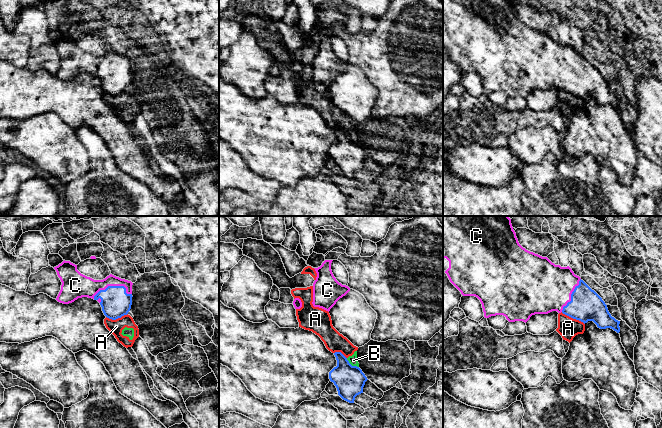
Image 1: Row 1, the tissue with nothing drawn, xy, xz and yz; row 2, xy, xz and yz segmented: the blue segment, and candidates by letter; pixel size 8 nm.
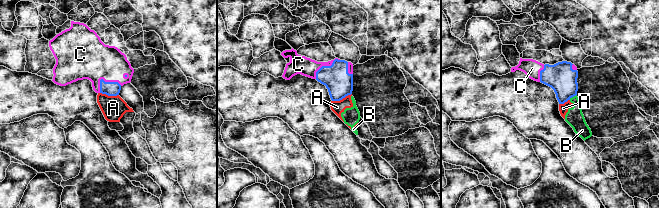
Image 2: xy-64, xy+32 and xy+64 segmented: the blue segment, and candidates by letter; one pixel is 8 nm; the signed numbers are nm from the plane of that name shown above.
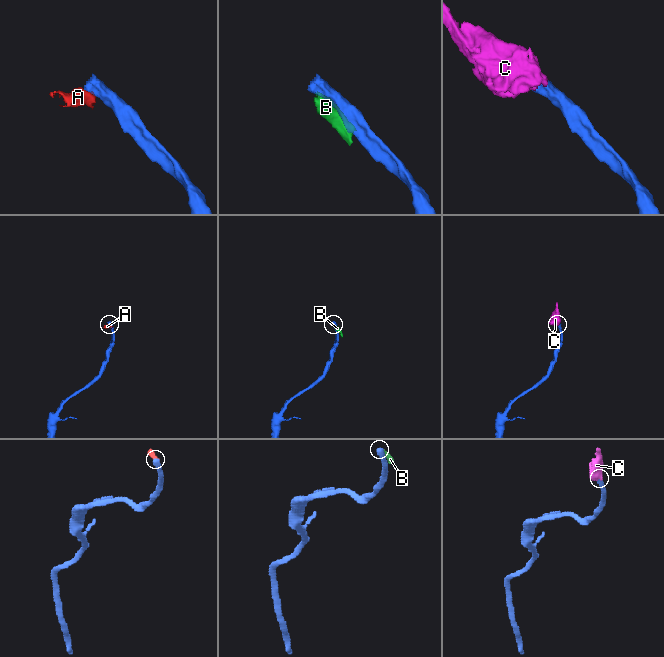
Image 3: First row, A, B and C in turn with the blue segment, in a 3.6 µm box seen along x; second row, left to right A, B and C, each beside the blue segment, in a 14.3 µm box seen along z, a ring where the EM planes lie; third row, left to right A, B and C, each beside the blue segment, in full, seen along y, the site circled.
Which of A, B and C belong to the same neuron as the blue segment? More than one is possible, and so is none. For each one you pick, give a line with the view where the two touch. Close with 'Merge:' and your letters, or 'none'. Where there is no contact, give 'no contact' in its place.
C: xy
Merge: C

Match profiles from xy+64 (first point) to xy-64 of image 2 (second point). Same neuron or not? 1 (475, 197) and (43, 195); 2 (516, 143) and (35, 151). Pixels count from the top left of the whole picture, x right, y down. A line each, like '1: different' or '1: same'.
1: same
2: same

